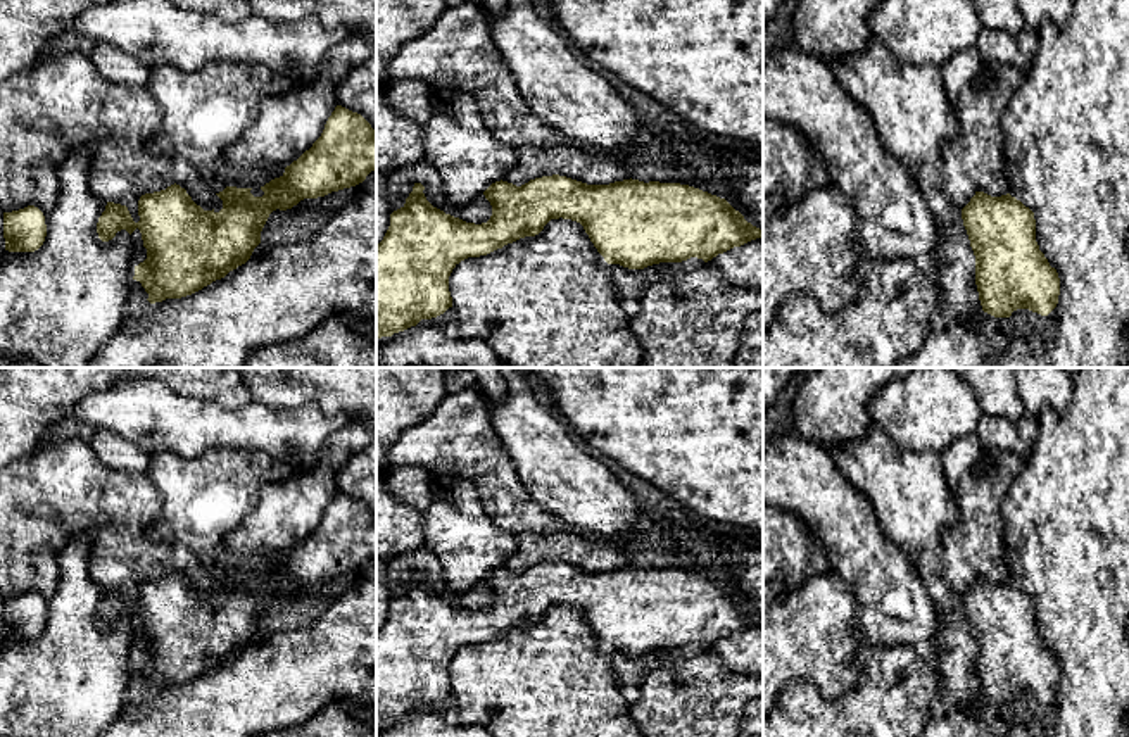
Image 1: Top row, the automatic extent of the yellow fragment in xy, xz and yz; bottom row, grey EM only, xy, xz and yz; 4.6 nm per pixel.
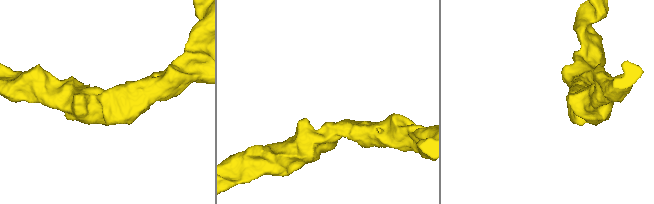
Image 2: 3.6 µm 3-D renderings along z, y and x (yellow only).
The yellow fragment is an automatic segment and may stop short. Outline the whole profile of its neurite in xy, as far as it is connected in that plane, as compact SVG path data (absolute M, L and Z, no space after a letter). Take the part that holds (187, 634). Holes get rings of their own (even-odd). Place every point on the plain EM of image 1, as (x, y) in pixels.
M337 492L312 533L287 552L280 564L261 573L262 583L254 583L252 575L226 573L216 580L223 587L223 595L219 599L204 597L185 575L174 570L166 576L140 583L138 609L133 608L126 592L107 589L97 609L97 620L102 628L109 628L121 616L131 621L138 614L147 646L135 652L133 666L142 670L150 690L181 685L245 651L261 630L261 618L273 597L287 597L304 585L318 585L356 573L375 556L376 518L361 501Z

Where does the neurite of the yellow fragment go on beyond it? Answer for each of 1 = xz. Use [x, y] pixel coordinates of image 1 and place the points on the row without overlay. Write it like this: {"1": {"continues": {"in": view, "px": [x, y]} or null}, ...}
{"1": {"continues": null}}

